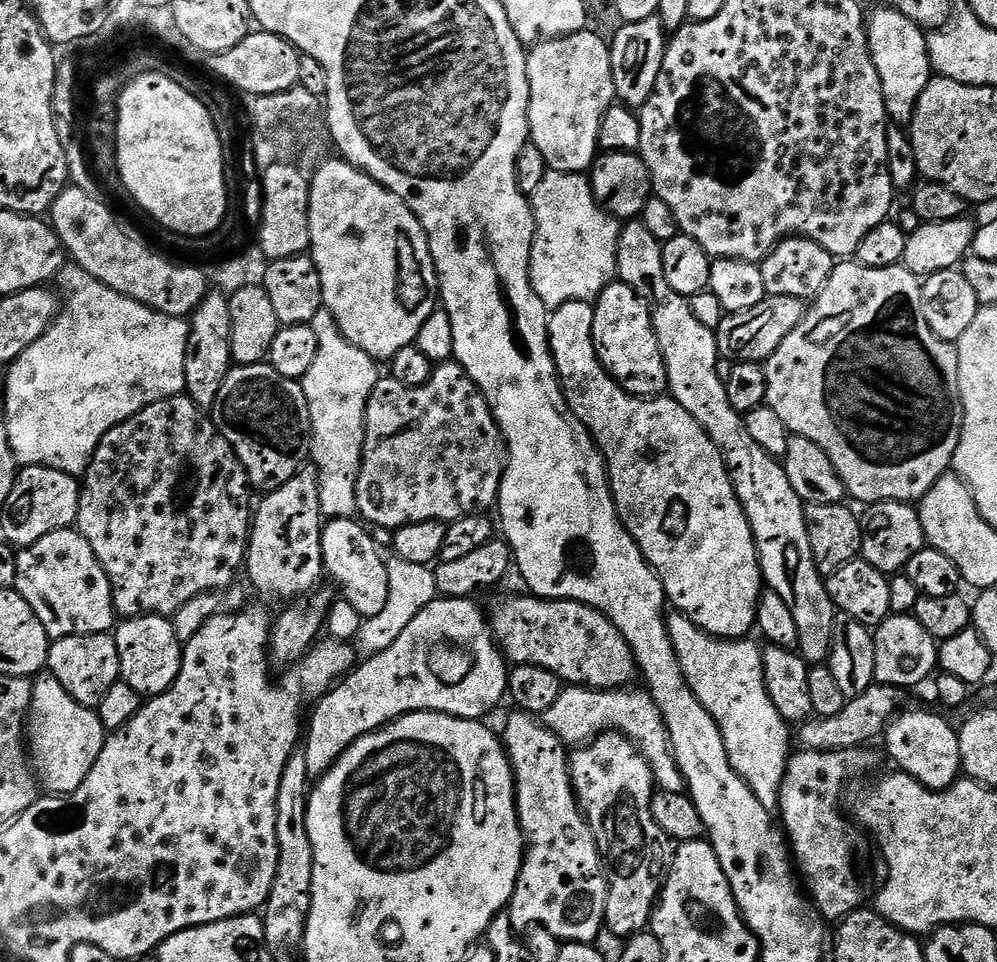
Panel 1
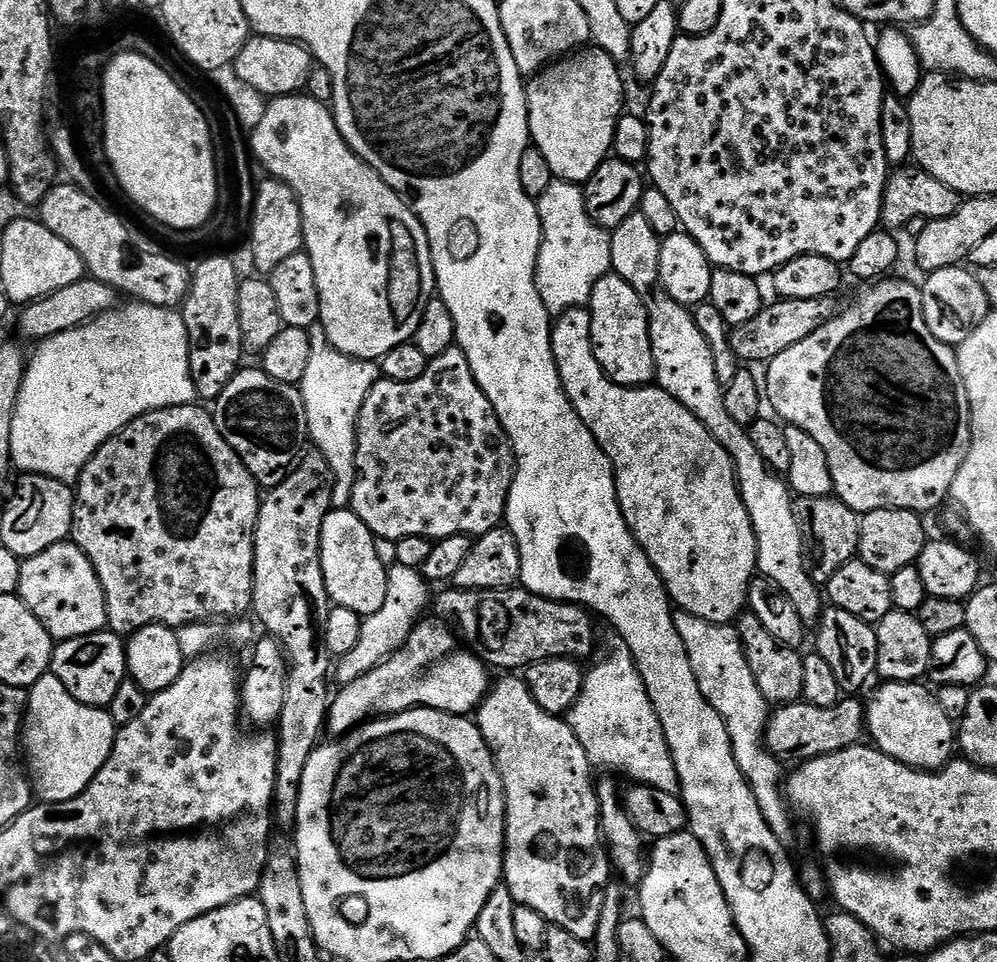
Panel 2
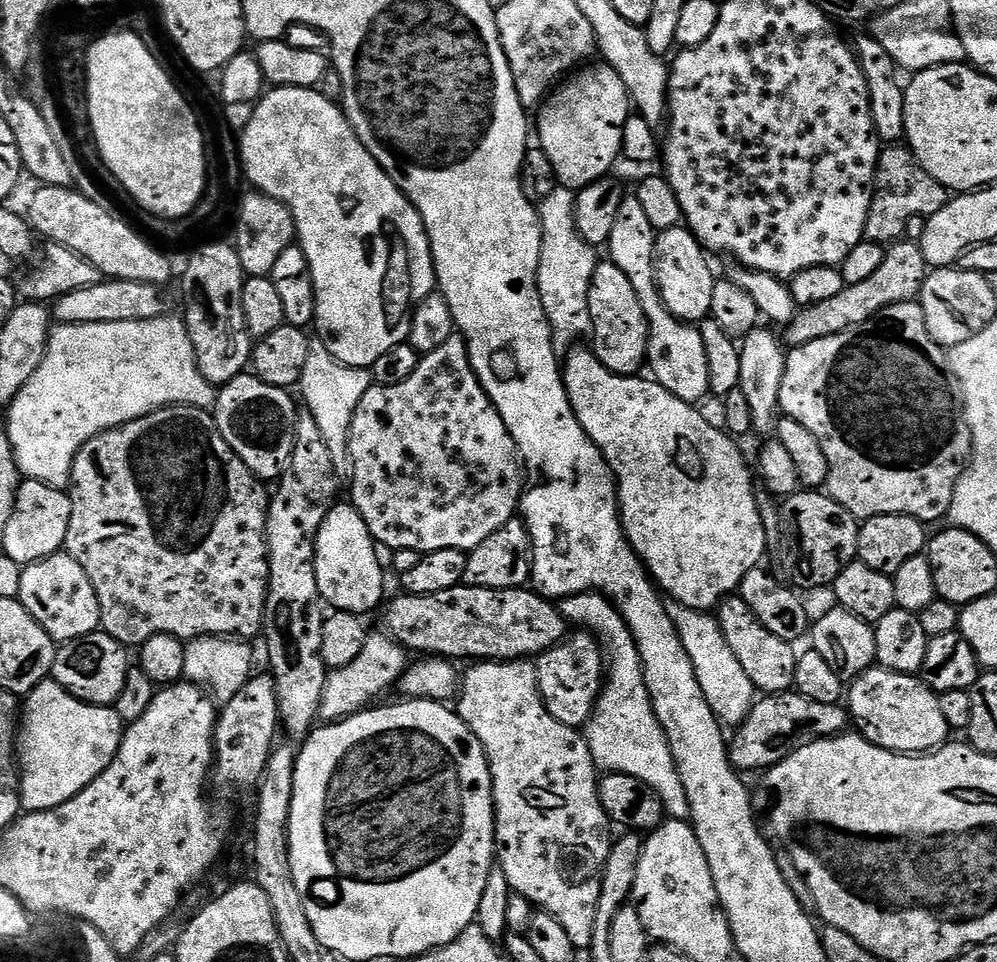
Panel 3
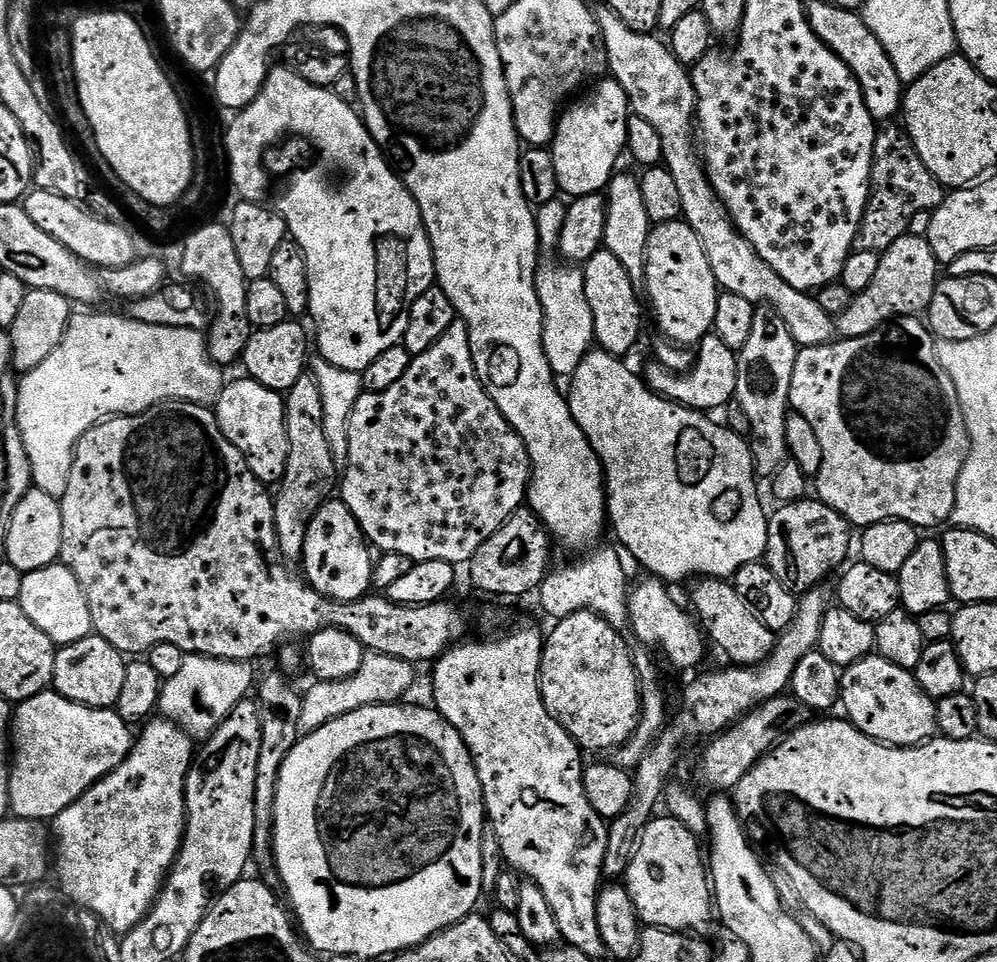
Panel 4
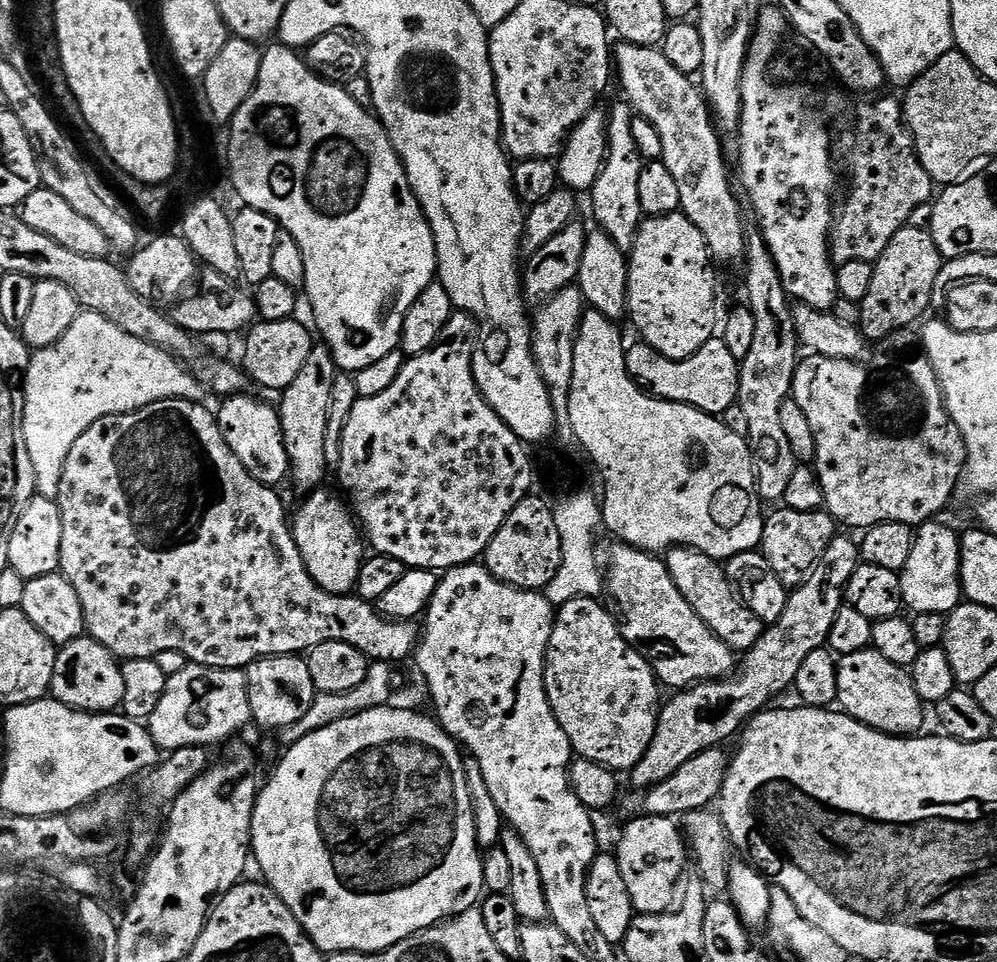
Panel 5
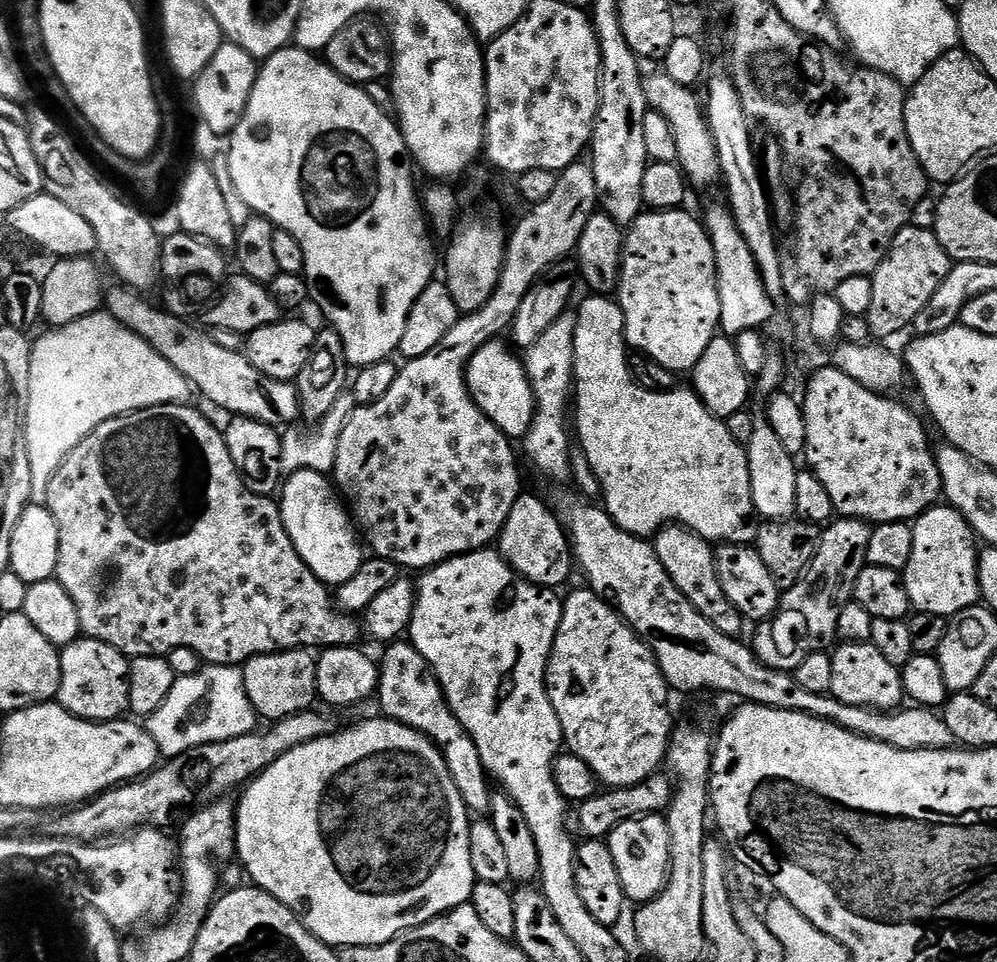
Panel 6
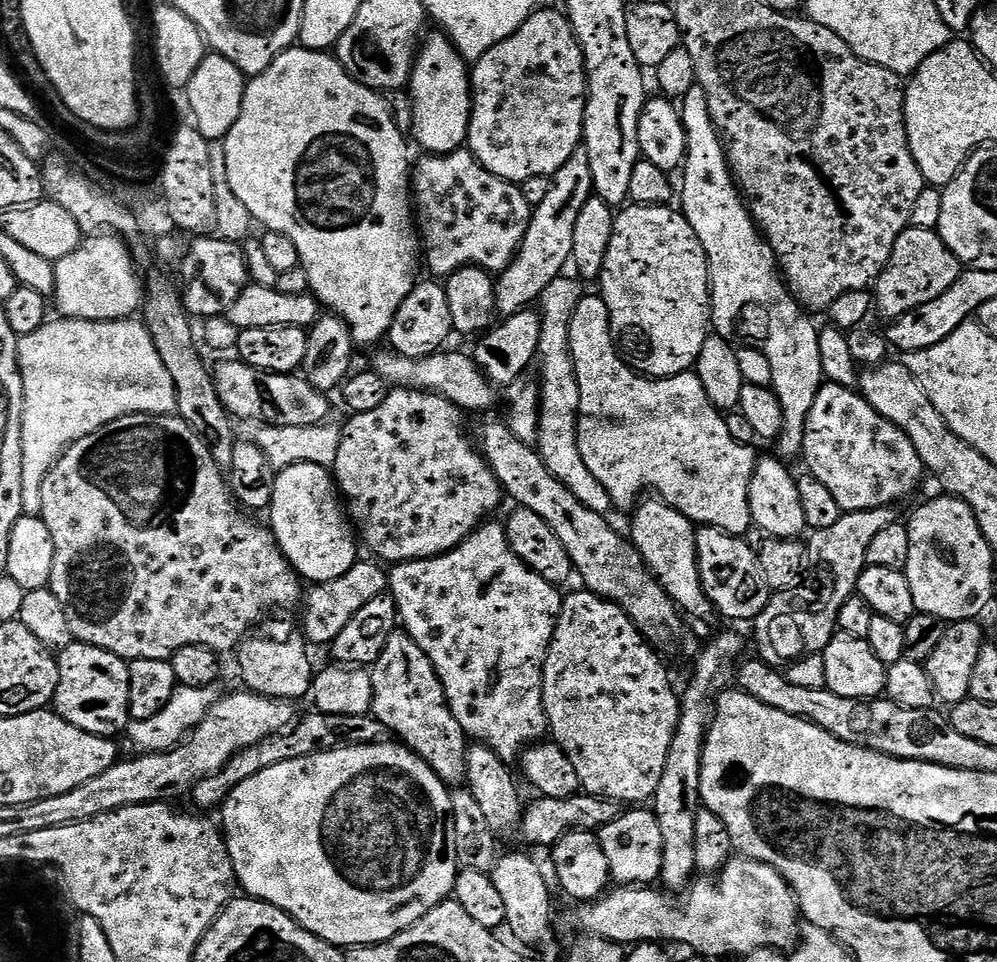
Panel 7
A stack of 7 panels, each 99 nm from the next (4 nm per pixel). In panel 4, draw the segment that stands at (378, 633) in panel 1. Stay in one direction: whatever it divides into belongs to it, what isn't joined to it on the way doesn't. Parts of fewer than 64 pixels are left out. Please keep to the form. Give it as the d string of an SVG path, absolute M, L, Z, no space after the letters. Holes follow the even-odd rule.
M368 652L362 666L358 666L358 674L350 674L350 678L342 678L338 682L325 680L313 683L309 692L303 693L302 714L298 718L298 730L301 736L309 736L326 722L334 718L342 718L342 714L350 714L354 710L362 710L375 704L399 704L404 696L416 684L417 669L402 658L390 658L390 654Z

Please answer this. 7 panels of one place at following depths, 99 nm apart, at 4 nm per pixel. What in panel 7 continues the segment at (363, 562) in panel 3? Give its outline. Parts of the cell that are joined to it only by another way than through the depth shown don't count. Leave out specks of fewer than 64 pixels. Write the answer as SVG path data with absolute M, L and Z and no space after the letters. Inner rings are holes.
M295 464L279 469L270 515L276 545L292 563L293 570L305 581L321 584L330 582L330 578L342 578L342 574L358 562L358 540L346 515L340 489L329 469L317 464Z

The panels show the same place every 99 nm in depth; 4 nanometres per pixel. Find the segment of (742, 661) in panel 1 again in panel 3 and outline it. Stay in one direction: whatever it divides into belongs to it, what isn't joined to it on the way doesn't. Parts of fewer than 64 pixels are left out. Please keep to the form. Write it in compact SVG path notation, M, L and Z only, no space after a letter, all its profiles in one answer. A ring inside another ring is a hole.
M675 602L668 604L668 613L670 622L674 622L678 630L678 638L682 638L682 646L686 646L686 654L690 654L694 662L694 674L698 674L698 686L702 686L702 694L706 702L710 702L710 710L714 710L721 725L743 724L758 699L758 693L738 658L734 658L734 650L730 650L726 643L726 634L722 634L722 626L715 615L711 611L699 612Z

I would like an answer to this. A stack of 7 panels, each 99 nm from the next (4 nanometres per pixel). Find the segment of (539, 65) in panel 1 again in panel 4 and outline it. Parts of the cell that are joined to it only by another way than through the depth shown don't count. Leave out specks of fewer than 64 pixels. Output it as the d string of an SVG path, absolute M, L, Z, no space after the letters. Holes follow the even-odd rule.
M611 78L601 79L561 111L550 151L554 158L554 170L558 170L558 186L565 197L603 193L607 189L617 171L616 163L628 147L629 115L626 90L622 90L619 82Z

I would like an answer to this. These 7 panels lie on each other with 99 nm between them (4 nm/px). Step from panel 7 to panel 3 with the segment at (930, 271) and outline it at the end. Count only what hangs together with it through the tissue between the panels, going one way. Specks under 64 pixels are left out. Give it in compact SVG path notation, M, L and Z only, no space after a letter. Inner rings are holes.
M893 243L884 253L882 266L878 266L878 271L871 278L845 286L842 294L829 298L827 302L818 302L818 306L800 308L794 319L783 329L783 343L789 349L806 346L810 342L818 342L818 338L830 338L834 334L842 334L842 330L850 330L874 318L886 306L916 300L929 271L919 243Z

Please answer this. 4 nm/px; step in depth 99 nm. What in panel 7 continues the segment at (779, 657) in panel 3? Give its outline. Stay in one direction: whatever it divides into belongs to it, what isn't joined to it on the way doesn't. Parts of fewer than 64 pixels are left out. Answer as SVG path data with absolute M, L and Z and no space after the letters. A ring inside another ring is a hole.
M659 498L641 499L632 516L632 544L642 554L644 564L655 576L657 582L666 590L669 598L685 617L696 620L708 620L714 616L714 609L706 590L702 586L702 574L698 562L696 545L697 525L692 523L674 506Z

